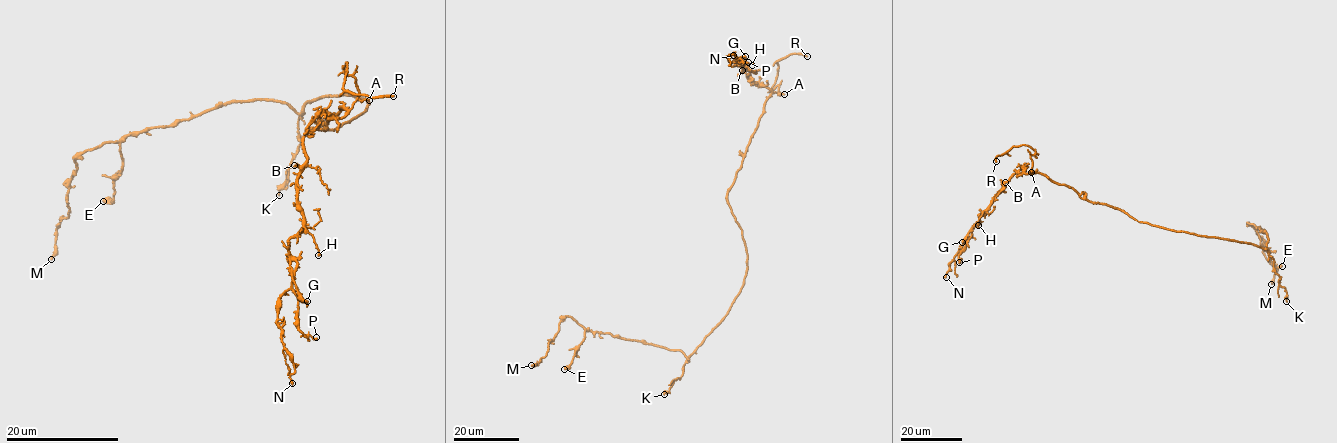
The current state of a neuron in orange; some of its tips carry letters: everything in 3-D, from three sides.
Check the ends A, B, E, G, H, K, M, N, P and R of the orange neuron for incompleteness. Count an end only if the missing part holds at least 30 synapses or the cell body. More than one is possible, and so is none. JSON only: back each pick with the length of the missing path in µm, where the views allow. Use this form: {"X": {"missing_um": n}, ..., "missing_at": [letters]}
{"R": {"missing_um": 30}, "missing_at": ["R"]}

